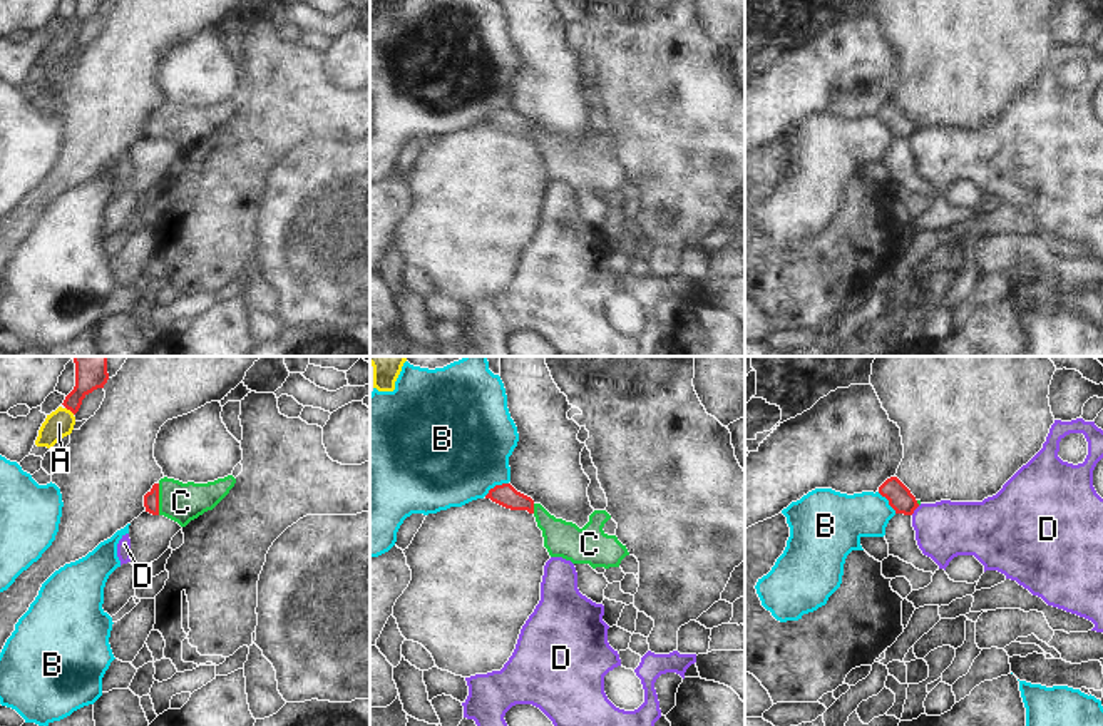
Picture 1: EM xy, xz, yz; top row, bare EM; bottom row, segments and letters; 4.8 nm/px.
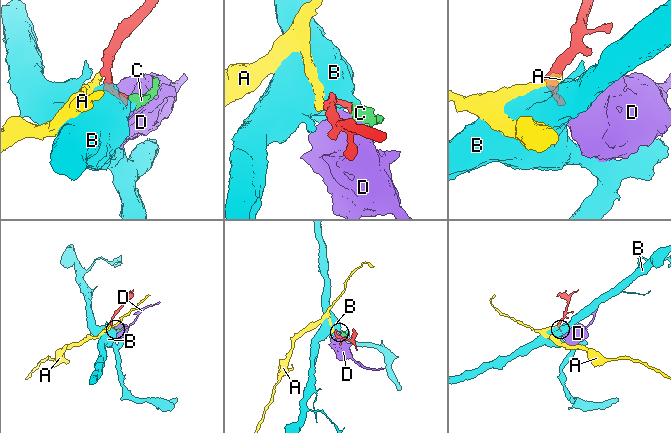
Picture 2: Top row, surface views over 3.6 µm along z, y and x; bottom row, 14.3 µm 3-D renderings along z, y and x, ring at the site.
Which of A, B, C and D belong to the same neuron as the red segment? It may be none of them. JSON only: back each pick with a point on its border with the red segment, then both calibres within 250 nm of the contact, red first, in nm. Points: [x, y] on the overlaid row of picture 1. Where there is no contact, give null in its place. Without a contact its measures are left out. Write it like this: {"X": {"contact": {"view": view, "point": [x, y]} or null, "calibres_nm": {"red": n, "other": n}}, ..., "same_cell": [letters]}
{"A": {"contact": {"view": "xy", "point": [71, 410]}, "calibres_nm": {"red": 160, "other": 140}}, "C": {"contact": {"view": "xy", "point": [158, 499]}, "calibres_nm": {"red": 80, "other": 190}}, "same_cell": ["A", "C"]}

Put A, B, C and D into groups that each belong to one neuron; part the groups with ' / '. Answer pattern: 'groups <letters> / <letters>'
groups A C / B / D

